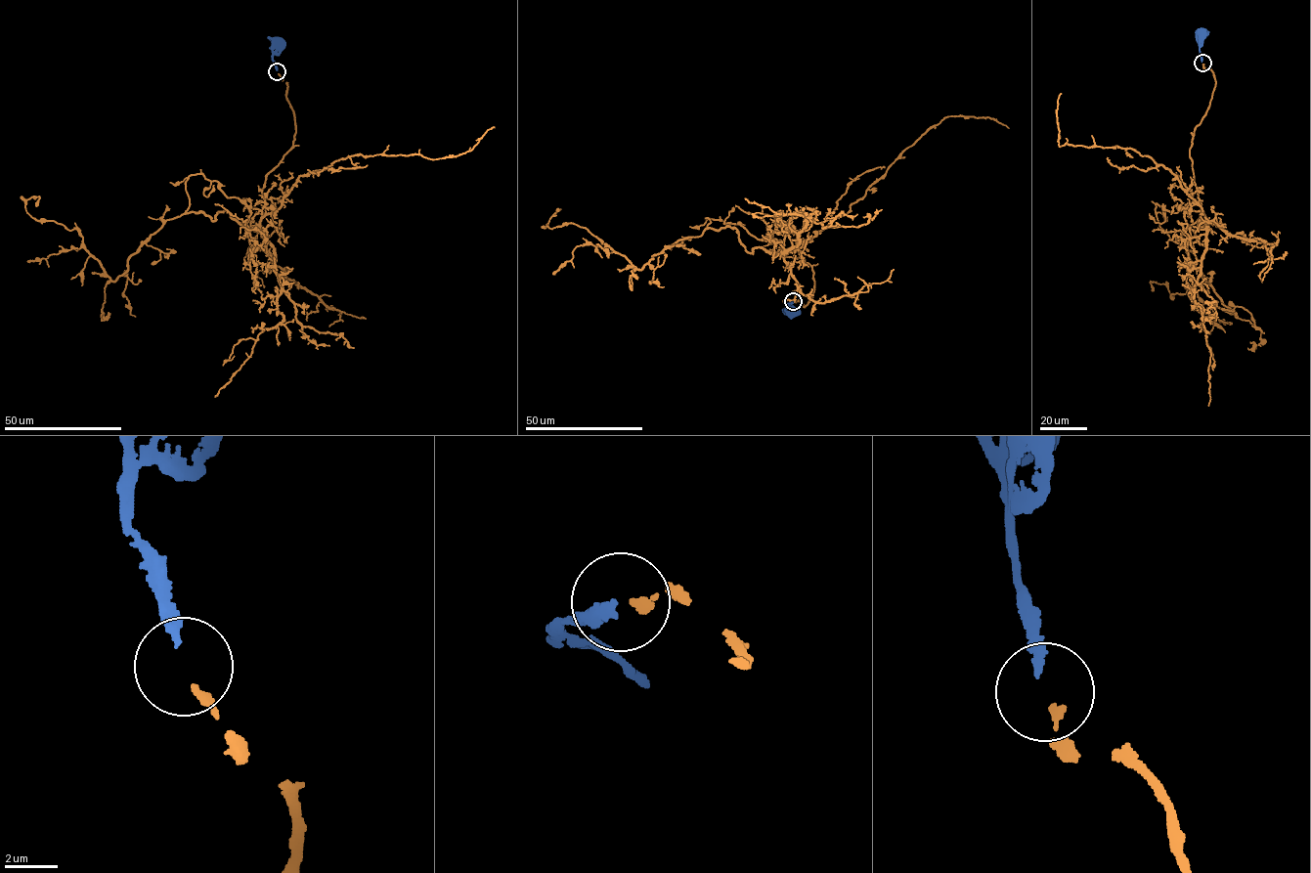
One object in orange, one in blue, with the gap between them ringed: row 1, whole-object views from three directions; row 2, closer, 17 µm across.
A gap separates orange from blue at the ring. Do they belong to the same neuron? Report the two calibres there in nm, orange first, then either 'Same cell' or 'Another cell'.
Thickness 320 nm (orange) against 280 nm. Same cell

